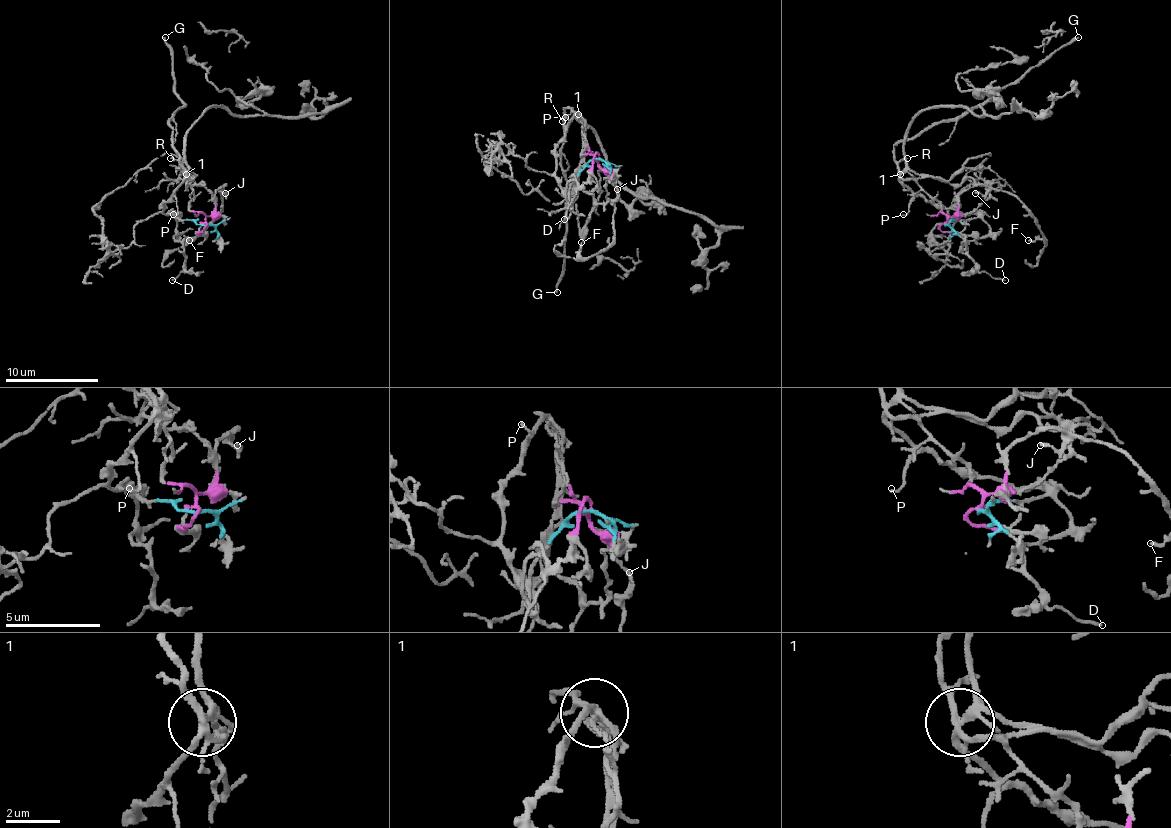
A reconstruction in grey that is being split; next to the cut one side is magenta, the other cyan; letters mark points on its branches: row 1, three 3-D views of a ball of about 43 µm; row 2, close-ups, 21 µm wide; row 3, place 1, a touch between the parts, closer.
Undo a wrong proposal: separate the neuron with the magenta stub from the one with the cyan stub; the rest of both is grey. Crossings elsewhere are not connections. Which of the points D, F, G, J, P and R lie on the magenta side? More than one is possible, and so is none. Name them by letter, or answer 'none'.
F, G, J, R

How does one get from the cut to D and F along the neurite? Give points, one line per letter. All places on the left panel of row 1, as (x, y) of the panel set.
D: (204, 225), (178, 218), (173, 239), (178, 241), (185, 269), (171, 281)
F: (206, 225), (206, 218), (215, 208), (215, 192), (224, 183), (222, 208), (194, 236), (187, 239), (190, 241)

